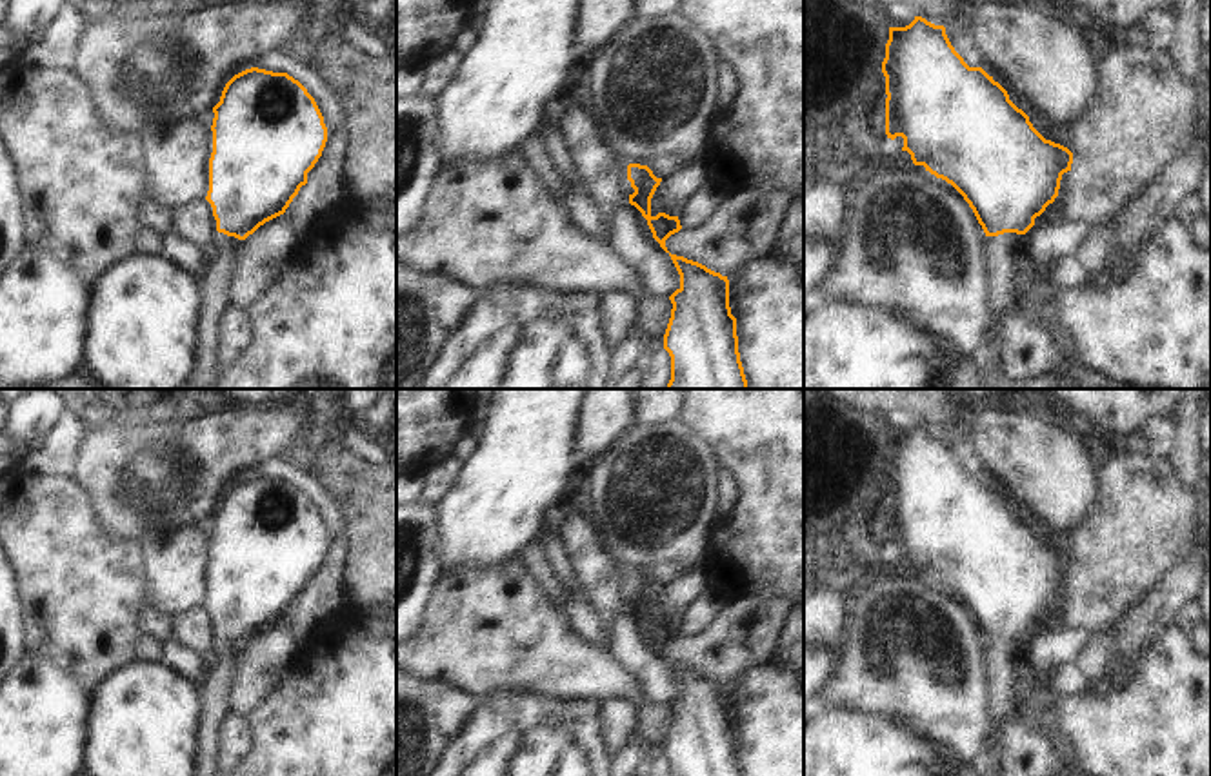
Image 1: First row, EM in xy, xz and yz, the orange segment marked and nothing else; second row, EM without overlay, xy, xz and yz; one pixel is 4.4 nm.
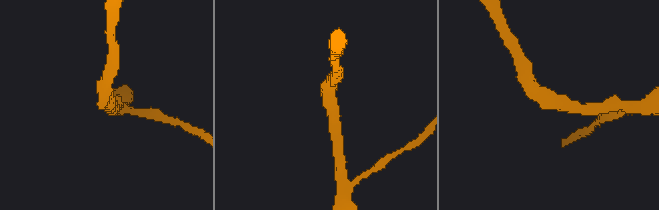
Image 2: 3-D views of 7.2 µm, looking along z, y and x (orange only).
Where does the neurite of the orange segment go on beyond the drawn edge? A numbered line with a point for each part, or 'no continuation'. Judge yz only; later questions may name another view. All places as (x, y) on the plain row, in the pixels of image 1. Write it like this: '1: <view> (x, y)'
1: yz (1013, 693)

